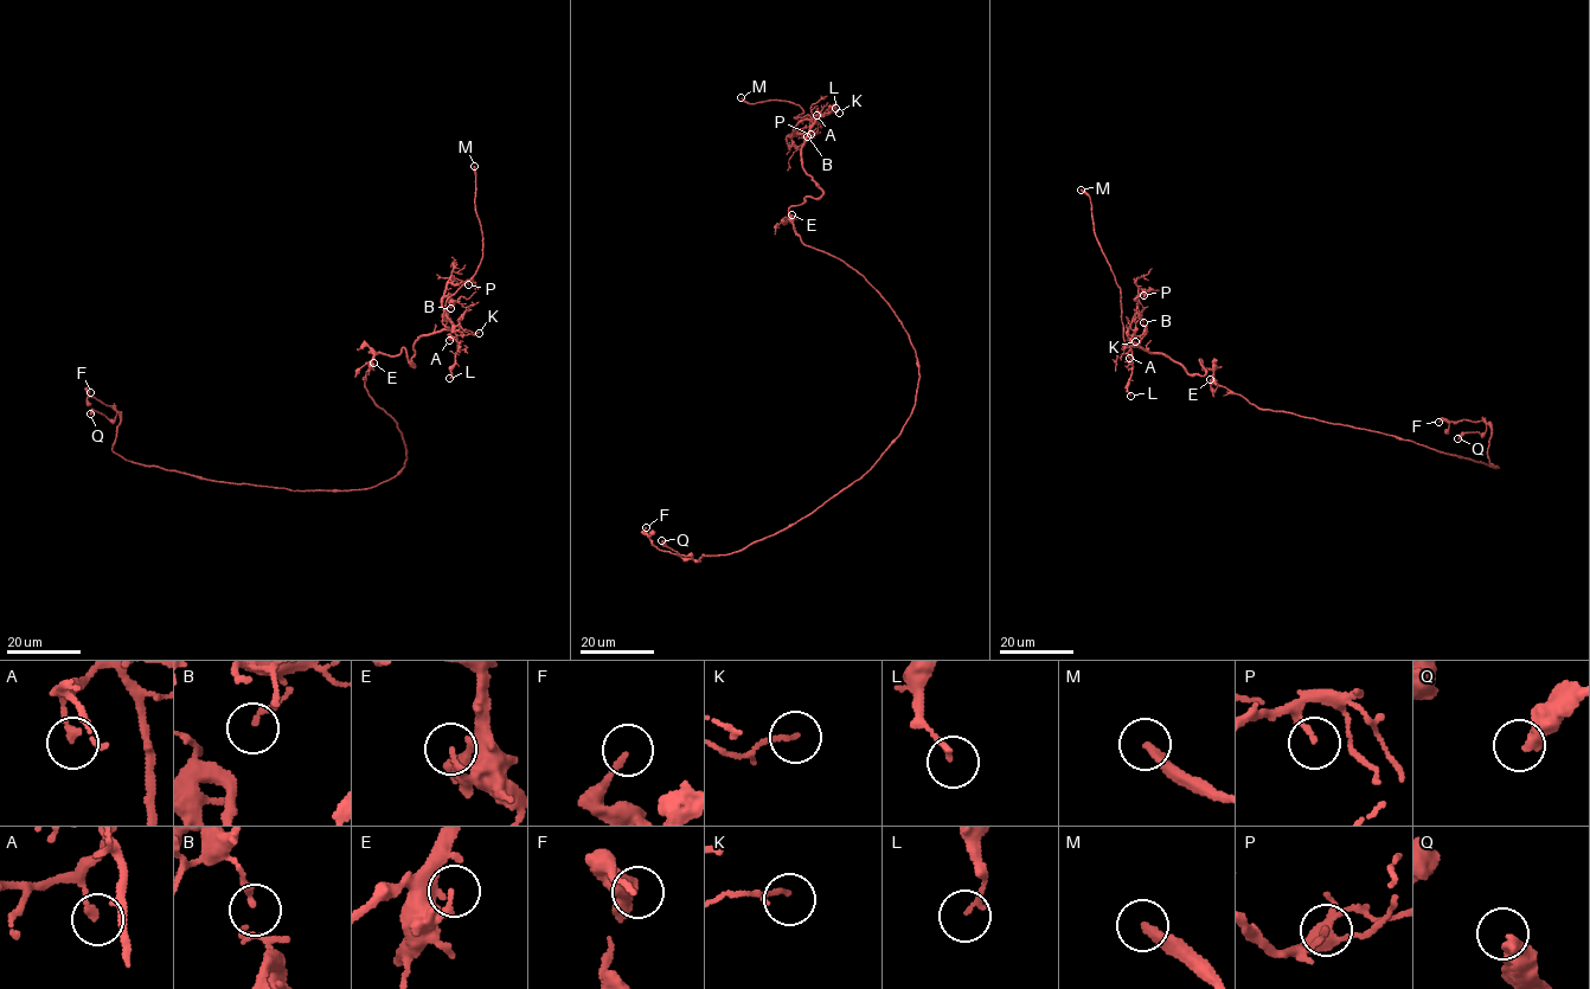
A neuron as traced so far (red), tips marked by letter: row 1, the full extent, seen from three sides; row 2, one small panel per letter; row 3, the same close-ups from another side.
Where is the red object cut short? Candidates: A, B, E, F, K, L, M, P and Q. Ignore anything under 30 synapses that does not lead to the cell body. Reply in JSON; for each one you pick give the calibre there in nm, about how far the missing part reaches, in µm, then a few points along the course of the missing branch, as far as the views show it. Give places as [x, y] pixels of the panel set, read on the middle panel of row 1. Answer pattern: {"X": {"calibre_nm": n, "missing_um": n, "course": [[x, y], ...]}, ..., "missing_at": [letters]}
{"M": {"calibre_nm": 300, "missing_um": 4}, "missing_at": ["M"]}

